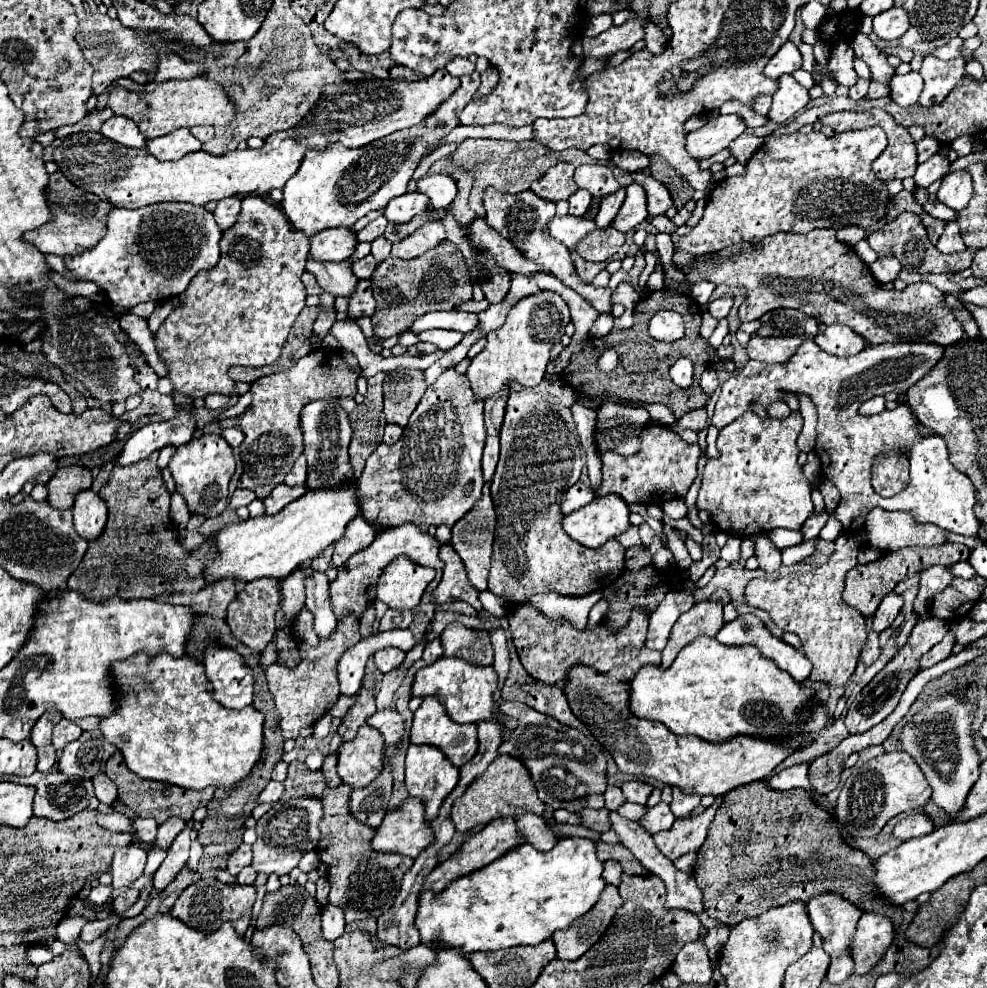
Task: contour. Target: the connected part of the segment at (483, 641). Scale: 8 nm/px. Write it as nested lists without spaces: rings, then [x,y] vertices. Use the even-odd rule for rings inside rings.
[[[454,622],[442,632],[440,640],[442,640],[444,656],[448,658],[462,658],[466,662],[484,664],[484,666],[492,666],[494,662],[490,636],[484,630],[470,630],[460,622]]]

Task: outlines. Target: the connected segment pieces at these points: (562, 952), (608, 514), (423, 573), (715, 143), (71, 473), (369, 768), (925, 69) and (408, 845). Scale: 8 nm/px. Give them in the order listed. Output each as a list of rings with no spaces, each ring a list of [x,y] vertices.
[[[606,886],[600,894],[596,906],[572,922],[566,930],[556,930],[552,940],[556,944],[556,958],[560,960],[576,960],[594,946],[604,930],[608,928],[610,920],[614,918],[616,910],[622,906],[622,898],[616,886]]]
[[[614,494],[594,498],[590,504],[566,514],[562,520],[564,532],[586,548],[600,548],[610,538],[626,532],[630,526],[630,506]]]
[[[398,556],[380,574],[376,596],[378,600],[386,602],[388,608],[412,610],[434,576],[436,570],[414,564],[406,556]]]
[[[736,114],[712,118],[702,128],[688,134],[686,150],[696,160],[710,158],[712,154],[728,148],[728,144],[734,138],[738,138],[740,134],[744,134],[746,128],[748,126],[744,124],[744,120],[740,116],[736,116]]]
[[[66,466],[56,472],[56,476],[48,482],[48,502],[54,508],[72,508],[78,492],[88,490],[92,486],[92,474],[82,466]]]
[[[360,726],[354,740],[344,742],[338,750],[338,774],[342,782],[352,788],[368,786],[376,774],[380,774],[380,758],[384,746],[380,746],[380,736],[370,726]]]
[[[934,56],[924,58],[920,74],[924,78],[924,92],[920,96],[920,104],[932,106],[932,102],[942,102],[946,94],[956,86],[960,78],[964,78],[964,66],[966,60],[954,58],[954,60],[938,60]]]
[[[410,798],[384,816],[384,822],[376,828],[376,838],[372,838],[372,848],[416,858],[432,842],[434,832],[424,816],[424,800]]]

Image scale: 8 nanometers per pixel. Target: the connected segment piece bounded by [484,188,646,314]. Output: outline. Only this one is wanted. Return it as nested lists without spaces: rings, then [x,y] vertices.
[[[488,188],[484,192],[484,208],[486,208],[486,222],[494,228],[494,230],[500,230],[500,234],[504,234],[504,238],[512,238],[512,242],[516,244],[516,248],[520,248],[520,252],[526,256],[526,258],[532,258],[534,262],[538,262],[540,266],[544,266],[546,272],[554,274],[556,278],[560,278],[566,286],[570,286],[572,290],[576,290],[590,306],[594,306],[600,314],[612,314],[612,294],[616,290],[616,286],[620,282],[630,282],[634,286],[634,290],[638,294],[644,292],[644,288],[640,288],[640,274],[646,266],[644,262],[644,254],[638,254],[636,256],[636,264],[632,266],[630,272],[616,272],[612,274],[610,278],[610,284],[606,288],[596,288],[592,284],[584,284],[578,274],[576,274],[576,268],[570,260],[570,250],[556,242],[550,234],[548,234],[548,218],[552,218],[556,214],[556,206],[554,202],[550,200],[544,200],[540,196],[536,196],[532,190],[524,190],[520,194],[506,194],[506,192],[498,192],[498,190],[492,190]]]

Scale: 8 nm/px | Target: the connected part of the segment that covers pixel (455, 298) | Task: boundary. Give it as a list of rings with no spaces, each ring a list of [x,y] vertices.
[[[442,242],[440,246],[428,250],[428,254],[422,254],[420,258],[412,260],[400,260],[394,256],[386,258],[372,276],[372,288],[374,298],[378,302],[376,312],[372,316],[374,336],[378,340],[400,334],[404,328],[412,326],[412,322],[426,312],[454,310],[462,302],[472,298],[468,266],[460,250],[452,242]]]

